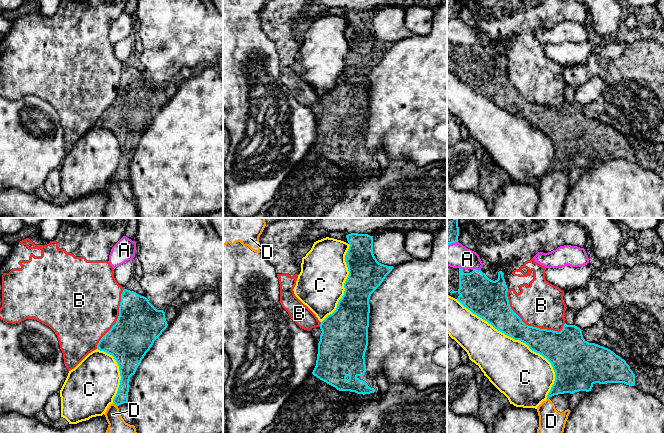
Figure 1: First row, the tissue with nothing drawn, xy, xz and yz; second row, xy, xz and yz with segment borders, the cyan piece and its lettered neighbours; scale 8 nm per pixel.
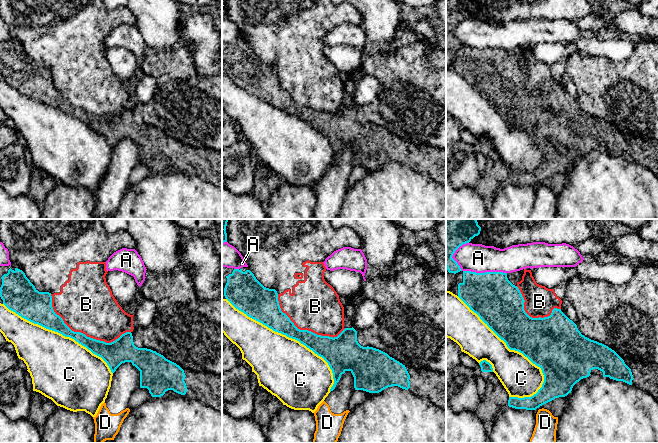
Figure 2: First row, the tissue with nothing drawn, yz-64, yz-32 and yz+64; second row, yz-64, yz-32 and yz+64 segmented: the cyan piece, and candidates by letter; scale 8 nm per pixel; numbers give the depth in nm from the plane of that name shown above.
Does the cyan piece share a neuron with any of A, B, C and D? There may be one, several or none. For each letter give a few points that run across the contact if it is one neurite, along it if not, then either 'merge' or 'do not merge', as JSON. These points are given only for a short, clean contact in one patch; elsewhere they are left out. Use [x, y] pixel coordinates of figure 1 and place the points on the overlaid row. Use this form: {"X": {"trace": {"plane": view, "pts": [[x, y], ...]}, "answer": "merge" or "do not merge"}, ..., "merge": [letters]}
{"A": {"answer": "do not merge"}, "B": {"answer": "do not merge"}, "C": {"answer": "do not merge"}, "D": {"trace": {"plane": "xy", "pts": [[113, 402], [117, 406]]}, "answer": "do not merge"}, "merge": []}

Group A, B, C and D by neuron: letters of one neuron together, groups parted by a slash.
A / B / C / D

